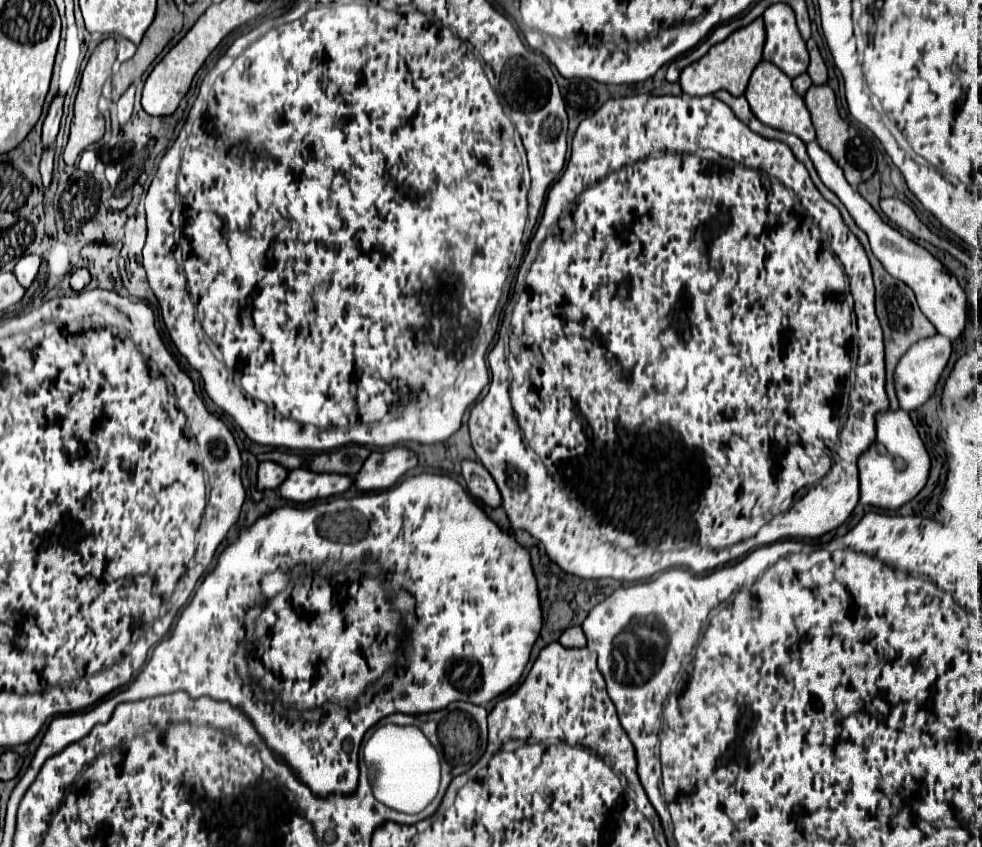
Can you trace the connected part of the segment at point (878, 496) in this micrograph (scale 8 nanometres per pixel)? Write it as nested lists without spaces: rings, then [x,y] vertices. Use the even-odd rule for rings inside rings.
[[[898,409],[898,411],[884,411],[876,415],[876,443],[866,453],[860,455],[858,471],[860,471],[860,503],[880,507],[880,509],[892,511],[902,507],[914,495],[918,495],[918,491],[926,485],[928,471],[930,471],[930,457],[906,411]],[[878,445],[882,445],[886,453],[878,453]],[[896,457],[906,461],[904,471],[896,469],[894,465]]]

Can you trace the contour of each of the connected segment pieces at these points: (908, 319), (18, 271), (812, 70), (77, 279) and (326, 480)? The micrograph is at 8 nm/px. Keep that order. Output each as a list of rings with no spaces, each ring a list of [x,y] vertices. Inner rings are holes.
[[[870,245],[864,247],[866,249],[866,255],[870,259],[870,265],[872,265],[872,275],[874,275],[874,287],[876,287],[876,315],[882,323],[882,331],[884,331],[884,345],[886,345],[886,367],[888,367],[888,373],[890,369],[896,367],[898,359],[902,357],[902,353],[906,353],[906,349],[916,343],[918,339],[924,339],[924,337],[930,337],[936,333],[936,329],[932,327],[932,323],[924,317],[924,313],[920,311],[918,303],[916,303],[916,297],[912,293],[912,289],[894,279],[892,275],[886,273],[886,269],[882,269],[882,265],[878,263],[878,259],[872,255],[870,251]]]
[[[26,255],[22,257],[16,267],[14,267],[14,275],[18,279],[18,283],[22,287],[30,287],[30,283],[34,281],[36,273],[38,273],[38,267],[40,267],[40,257],[38,255]]]
[[[808,39],[806,45],[808,45],[808,53],[810,53],[810,67],[808,67],[806,73],[810,75],[810,79],[812,79],[816,85],[822,85],[822,83],[826,83],[826,79],[828,79],[826,65],[824,65],[824,61],[822,61],[822,57],[820,57],[820,51],[818,51],[814,39]]]
[[[76,269],[76,271],[70,275],[70,287],[72,287],[74,291],[82,291],[88,283],[90,283],[90,273],[88,273],[88,269]]]
[[[292,469],[282,483],[280,491],[284,499],[296,503],[308,503],[314,499],[328,499],[332,495],[342,495],[354,485],[350,475],[338,473],[314,473],[308,469]]]

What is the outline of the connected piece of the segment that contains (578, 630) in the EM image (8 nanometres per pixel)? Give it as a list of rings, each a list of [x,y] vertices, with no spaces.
[[[568,627],[562,637],[560,643],[564,647],[586,647],[586,635],[582,631],[582,627]]]

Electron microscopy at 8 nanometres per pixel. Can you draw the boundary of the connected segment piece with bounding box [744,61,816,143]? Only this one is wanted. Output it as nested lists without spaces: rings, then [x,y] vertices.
[[[760,61],[748,81],[748,87],[744,91],[744,97],[750,105],[750,111],[754,113],[754,117],[758,121],[762,121],[764,125],[770,125],[774,129],[792,133],[796,137],[800,137],[804,143],[810,143],[816,139],[816,131],[810,119],[810,113],[804,105],[804,99],[792,89],[792,81],[786,73],[782,73],[774,63],[770,61]]]

